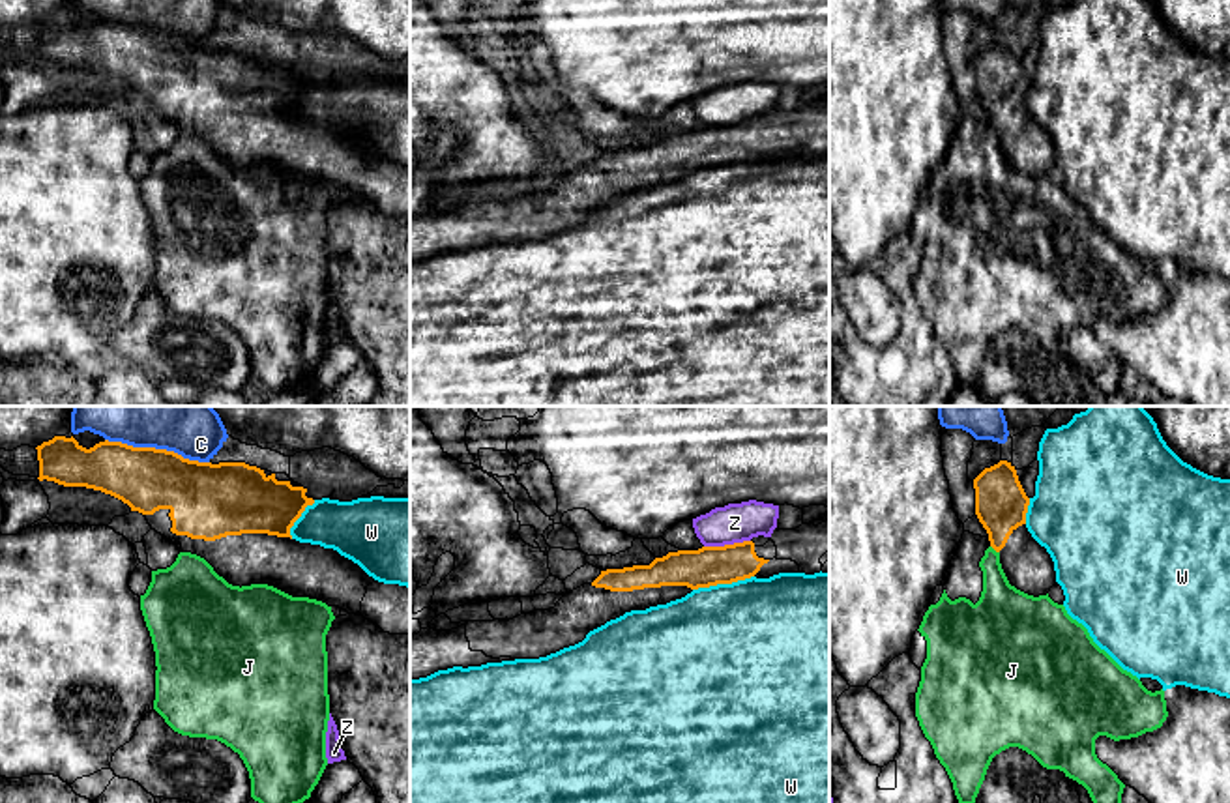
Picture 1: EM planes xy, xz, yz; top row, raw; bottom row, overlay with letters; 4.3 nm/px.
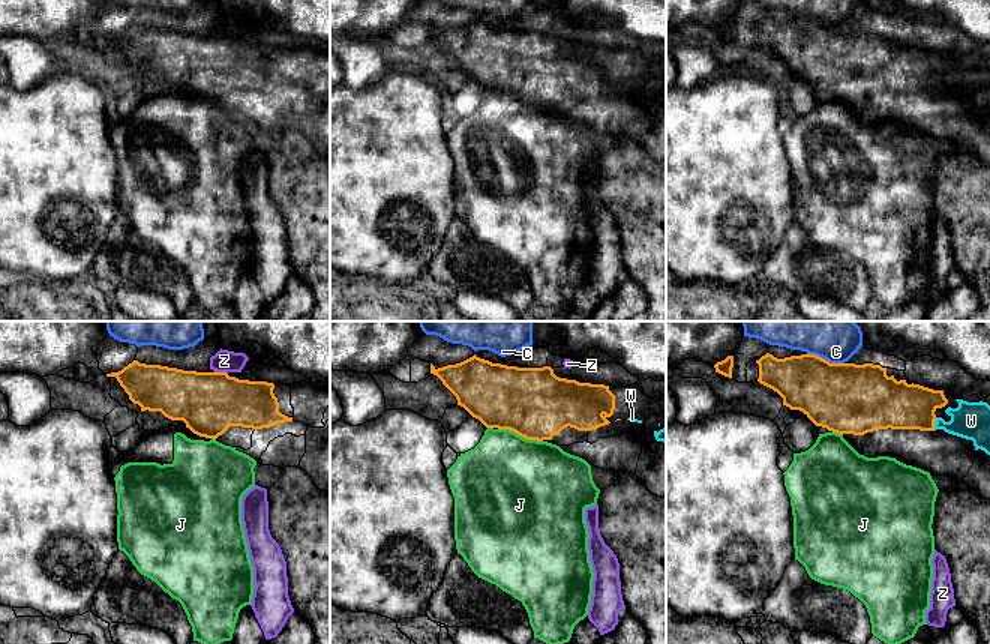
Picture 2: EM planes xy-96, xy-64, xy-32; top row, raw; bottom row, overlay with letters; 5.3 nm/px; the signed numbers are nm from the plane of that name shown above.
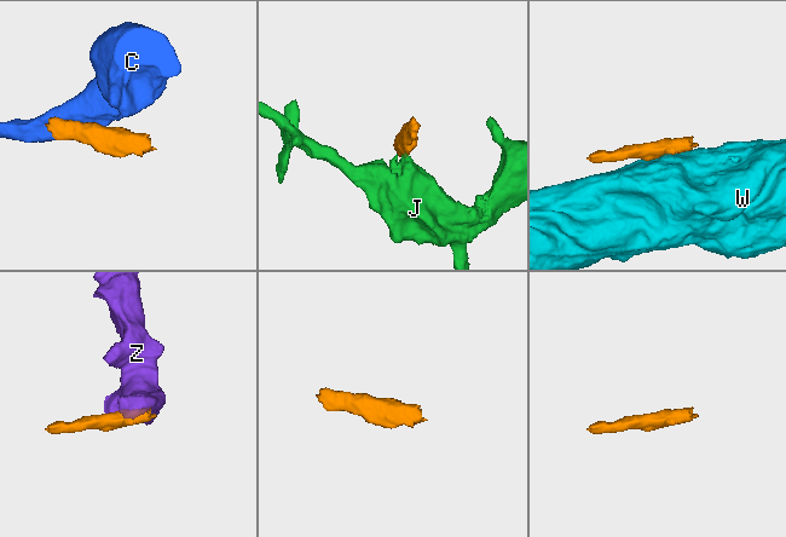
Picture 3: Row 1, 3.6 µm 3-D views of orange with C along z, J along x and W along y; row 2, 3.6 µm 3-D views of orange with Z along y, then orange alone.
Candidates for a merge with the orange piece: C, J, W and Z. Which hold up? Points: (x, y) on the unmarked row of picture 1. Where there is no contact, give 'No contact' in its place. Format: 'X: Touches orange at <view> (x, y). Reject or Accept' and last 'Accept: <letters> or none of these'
C: Touches orange at xy (158, 30). Reject
J: Touches orange at yz (995, 130). Reject
W: Touches orange at xz (723, 163). Reject
Z: Touches orange at xz (727, 126). Reject
Accept: none of these

